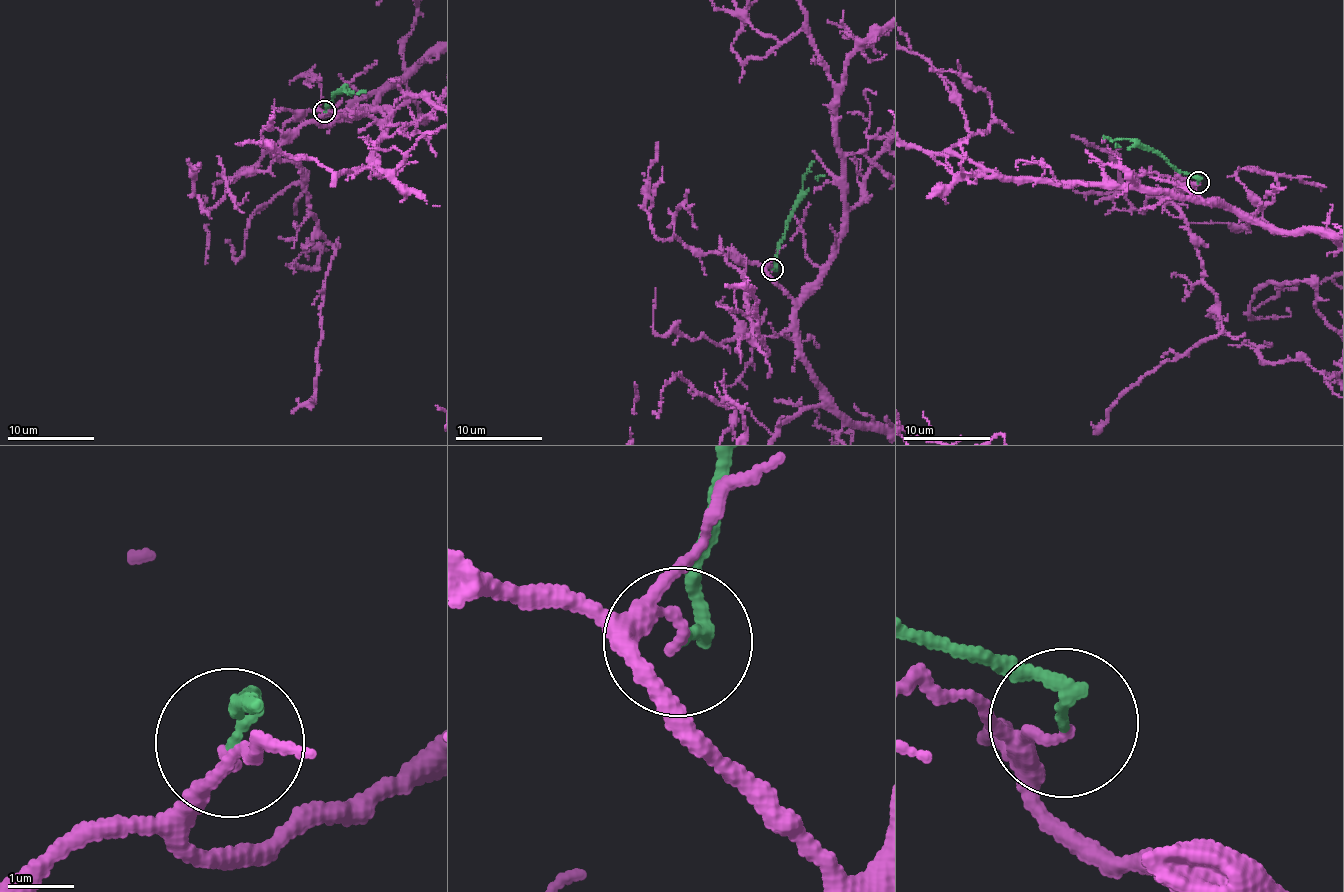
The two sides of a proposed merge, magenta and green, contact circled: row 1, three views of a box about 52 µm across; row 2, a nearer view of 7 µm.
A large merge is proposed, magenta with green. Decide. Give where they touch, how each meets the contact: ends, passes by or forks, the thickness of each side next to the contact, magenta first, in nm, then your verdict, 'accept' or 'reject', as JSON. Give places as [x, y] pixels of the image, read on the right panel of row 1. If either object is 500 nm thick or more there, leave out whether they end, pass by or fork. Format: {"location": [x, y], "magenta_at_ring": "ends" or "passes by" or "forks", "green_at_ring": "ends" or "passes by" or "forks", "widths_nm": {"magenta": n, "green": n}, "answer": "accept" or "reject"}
{"location": [1198, 182], "magenta_at_ring": "passes by", "green_at_ring": "ends", "widths_nm": {"magenta": 100, "green": 160}, "answer": "reject"}

